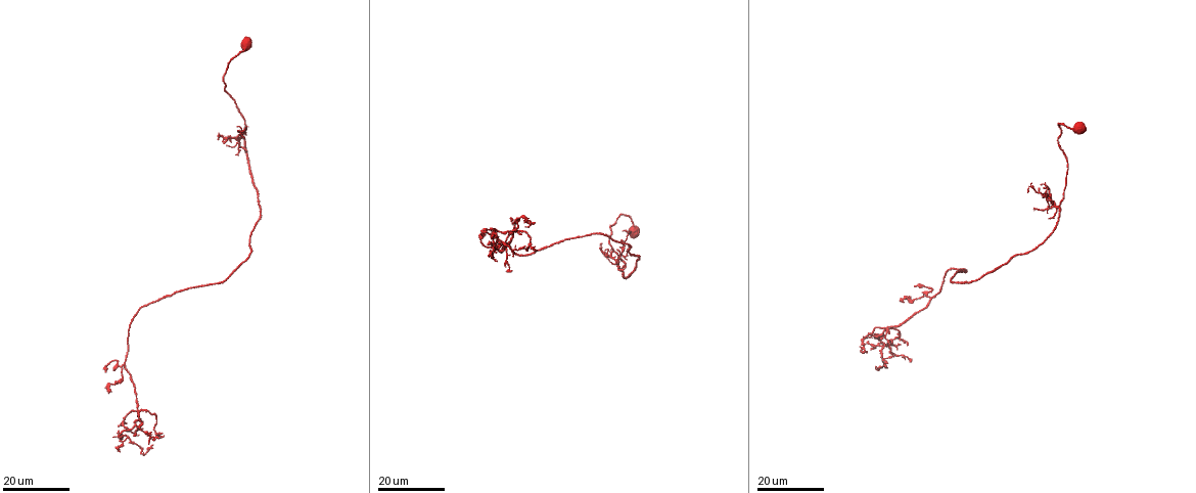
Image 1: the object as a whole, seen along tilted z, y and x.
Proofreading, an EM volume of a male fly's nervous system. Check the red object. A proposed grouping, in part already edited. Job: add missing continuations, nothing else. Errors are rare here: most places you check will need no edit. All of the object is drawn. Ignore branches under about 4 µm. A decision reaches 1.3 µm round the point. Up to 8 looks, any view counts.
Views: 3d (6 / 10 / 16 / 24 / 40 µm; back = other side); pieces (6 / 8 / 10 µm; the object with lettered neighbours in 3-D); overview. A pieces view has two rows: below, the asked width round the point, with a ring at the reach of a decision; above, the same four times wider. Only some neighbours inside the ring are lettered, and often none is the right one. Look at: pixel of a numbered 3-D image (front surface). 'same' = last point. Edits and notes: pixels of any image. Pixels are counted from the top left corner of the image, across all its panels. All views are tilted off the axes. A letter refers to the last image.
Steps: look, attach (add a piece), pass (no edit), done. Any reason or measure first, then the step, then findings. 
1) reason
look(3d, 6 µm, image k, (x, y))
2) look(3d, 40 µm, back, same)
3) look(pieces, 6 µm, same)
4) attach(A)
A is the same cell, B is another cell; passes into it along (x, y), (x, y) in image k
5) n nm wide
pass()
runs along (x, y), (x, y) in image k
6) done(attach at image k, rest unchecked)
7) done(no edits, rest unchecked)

free end
look(3d, 16 µm, image 1, (887, 367))

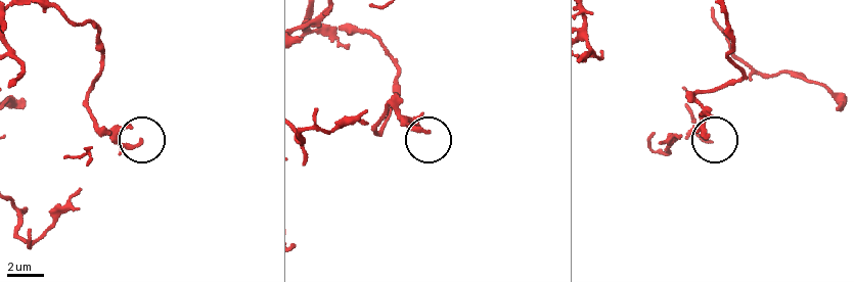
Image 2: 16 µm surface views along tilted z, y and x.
look(3d, 10 µm, image 2, (141, 140))

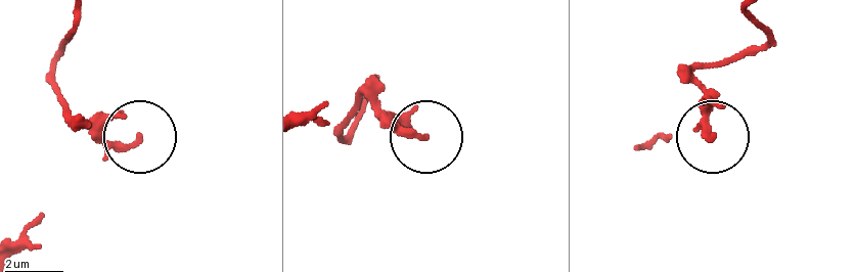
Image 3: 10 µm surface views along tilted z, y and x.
look(pieces, 10 µm, image 3, (709, 137))

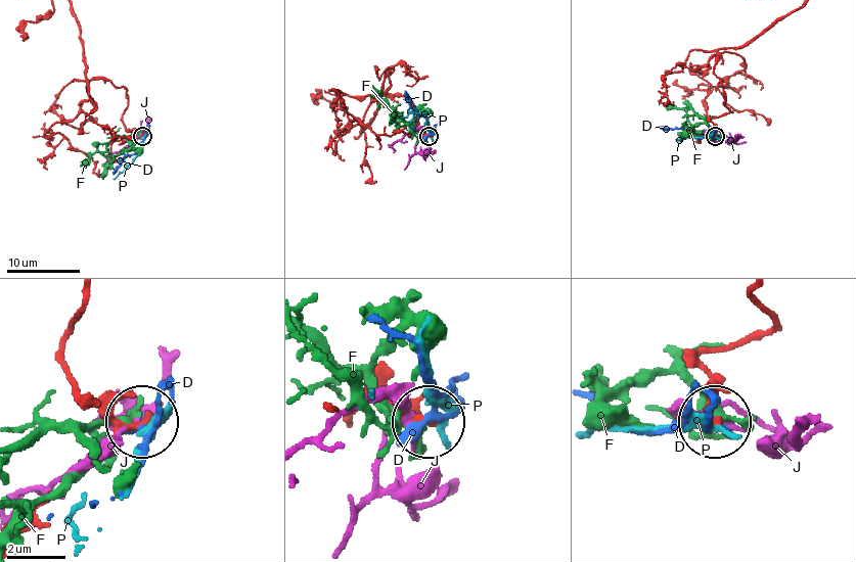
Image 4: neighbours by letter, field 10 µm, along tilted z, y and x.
220 nm wide
pass()
D, F, J and P are other cells; runs along (755, 298), (773, 328), (716, 347), (703, 362), (717, 420) in image 4; none of them fits

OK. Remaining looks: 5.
long arm stops here
look(3d, 24 µm, image 1, (506, 270))

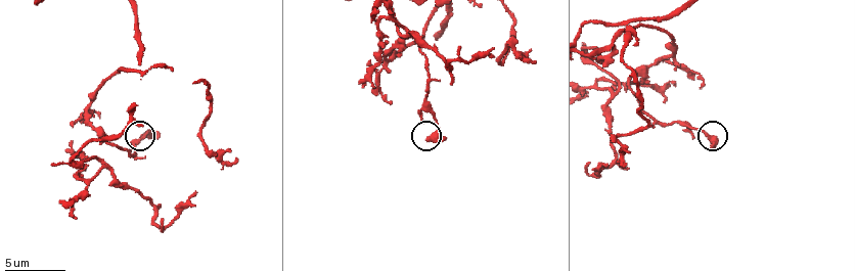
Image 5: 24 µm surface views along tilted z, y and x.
what lies round it
look(pieces, 8 µm, image 5, (428, 137))

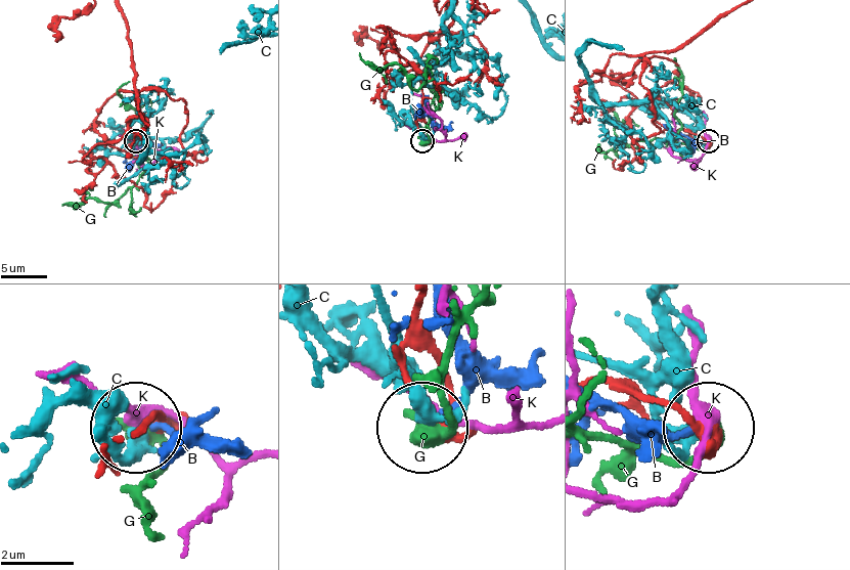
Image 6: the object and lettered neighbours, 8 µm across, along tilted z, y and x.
380 nm wide
pass()
B, C, G and K are other cells; runs along (585, 381), (630, 386), (708, 424) in image 6; none of them fits

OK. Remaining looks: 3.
branch stops here
look(pieces, 8 µm, image 5, (378, 12))

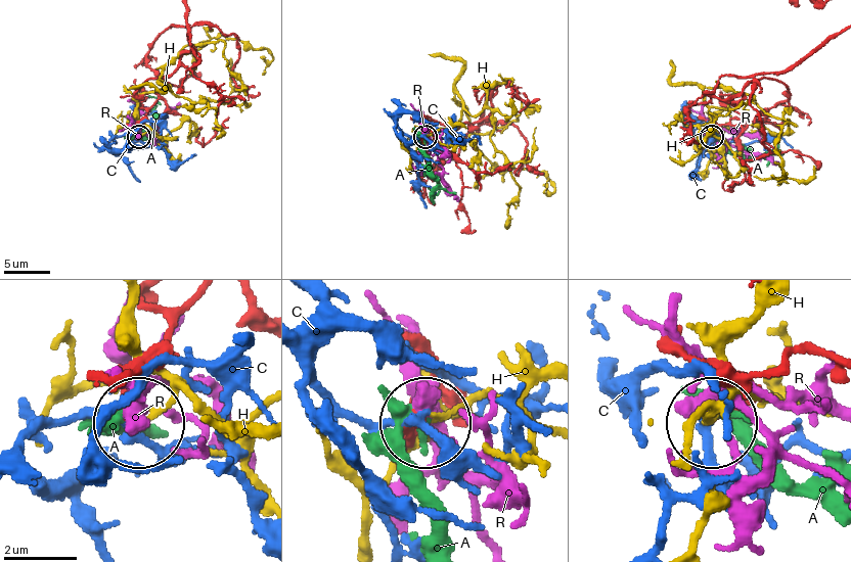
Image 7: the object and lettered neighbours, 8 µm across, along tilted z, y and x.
200 nm wide
pass()
A, C, H and R are other cells; none of them fits

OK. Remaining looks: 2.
branch stops here
look(3d, 16 µm, image 1, (152, 439))

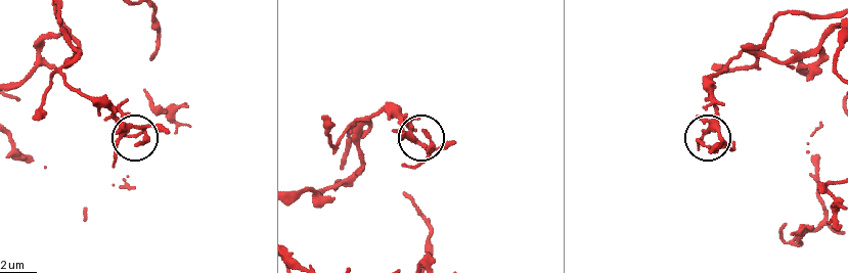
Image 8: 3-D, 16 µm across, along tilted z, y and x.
look(pieces, 6 µm, image 8, (699, 140))

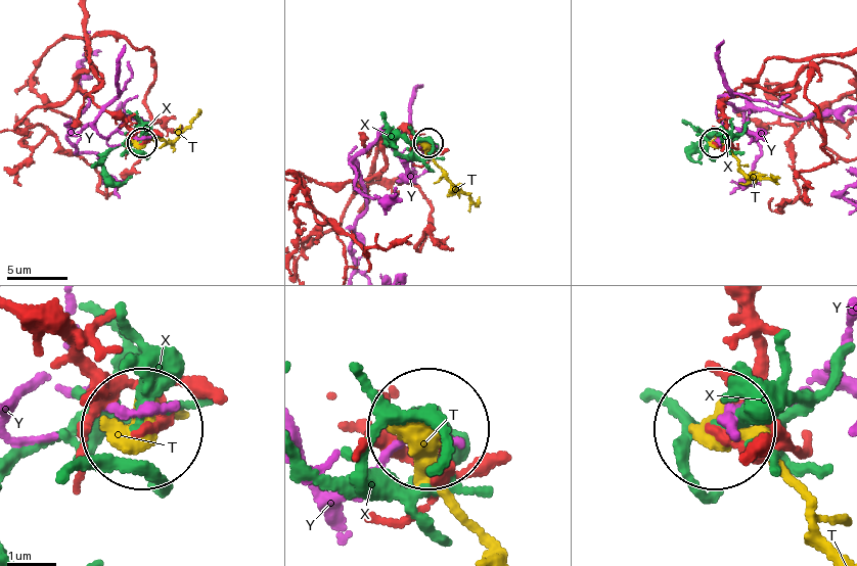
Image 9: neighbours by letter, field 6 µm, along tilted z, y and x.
pass()
T, X and Y are other cells; none of them fits

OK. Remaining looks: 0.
done(no edits, rest unchecked)

